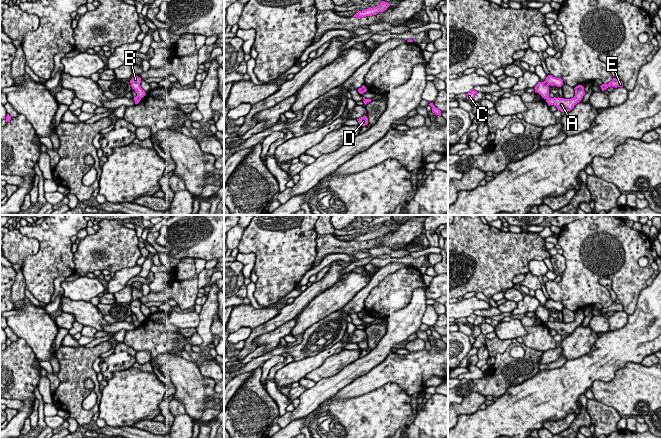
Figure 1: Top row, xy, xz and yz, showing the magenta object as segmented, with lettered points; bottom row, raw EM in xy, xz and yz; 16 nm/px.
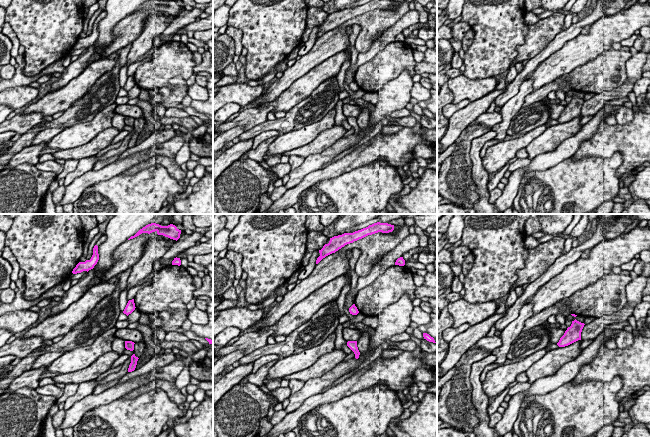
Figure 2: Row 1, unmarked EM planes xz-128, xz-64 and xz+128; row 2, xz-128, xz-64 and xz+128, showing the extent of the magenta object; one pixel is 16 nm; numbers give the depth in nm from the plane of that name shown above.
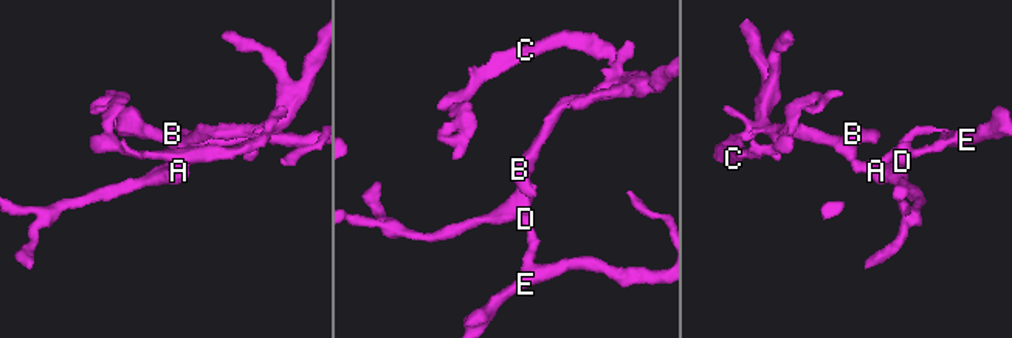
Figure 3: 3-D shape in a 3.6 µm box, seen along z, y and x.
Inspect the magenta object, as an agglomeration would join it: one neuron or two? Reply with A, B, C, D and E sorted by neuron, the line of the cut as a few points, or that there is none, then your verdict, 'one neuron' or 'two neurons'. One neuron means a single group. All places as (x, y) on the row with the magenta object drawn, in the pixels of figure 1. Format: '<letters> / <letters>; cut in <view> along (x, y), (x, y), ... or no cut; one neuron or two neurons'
A D E / B C; cut in yz along (548, 96), (545, 98); two neurons

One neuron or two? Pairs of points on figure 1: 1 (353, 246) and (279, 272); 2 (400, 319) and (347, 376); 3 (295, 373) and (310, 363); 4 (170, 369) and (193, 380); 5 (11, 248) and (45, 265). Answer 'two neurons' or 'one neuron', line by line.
1: two neurons
2: one neuron
3: one neuron
4: one neuron
5: two neurons

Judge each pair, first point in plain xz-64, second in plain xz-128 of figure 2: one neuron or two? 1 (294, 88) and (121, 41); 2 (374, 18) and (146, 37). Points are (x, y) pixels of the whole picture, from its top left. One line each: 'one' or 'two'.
1: one
2: one

